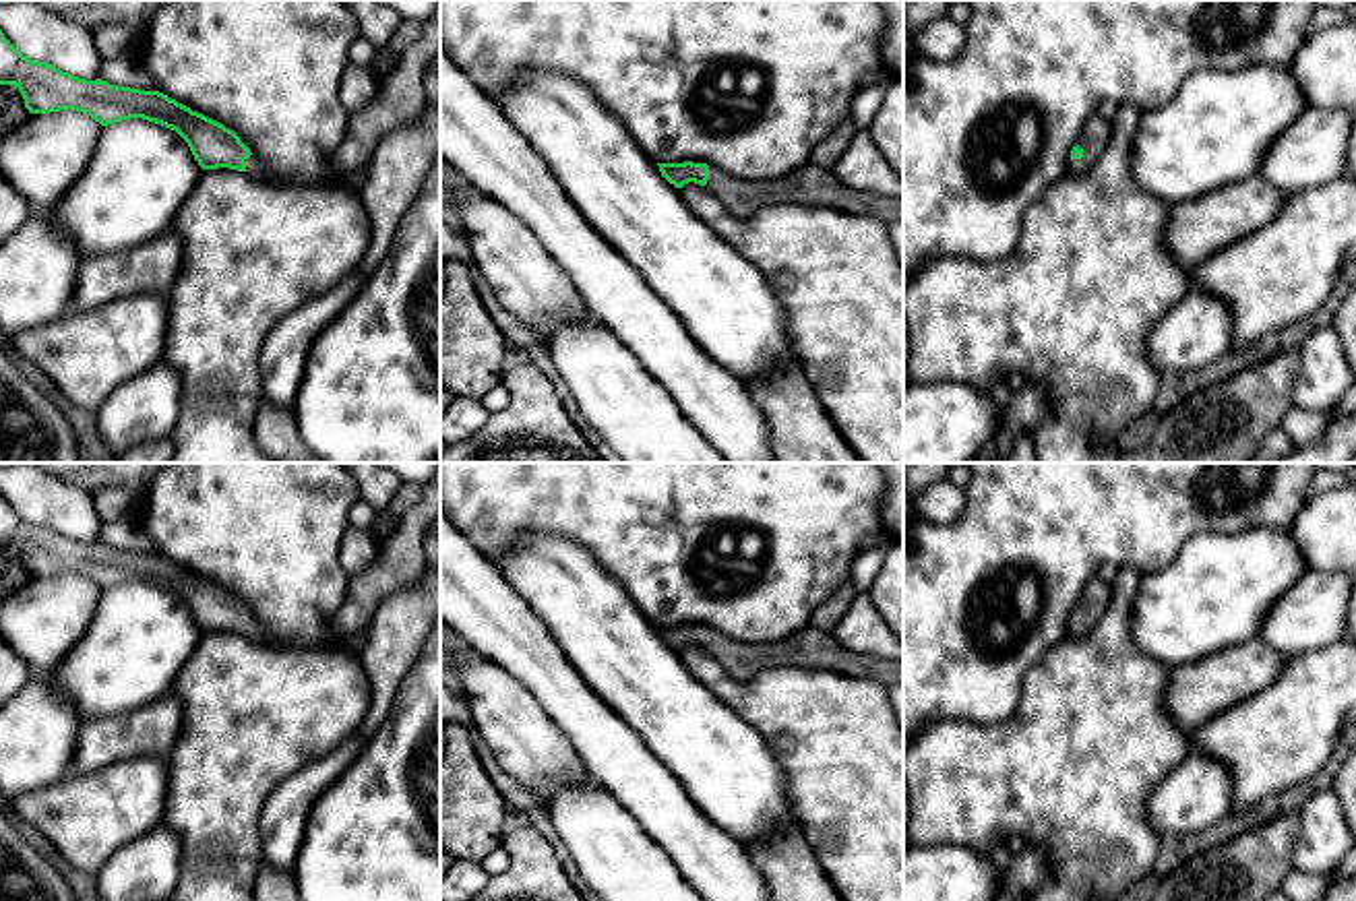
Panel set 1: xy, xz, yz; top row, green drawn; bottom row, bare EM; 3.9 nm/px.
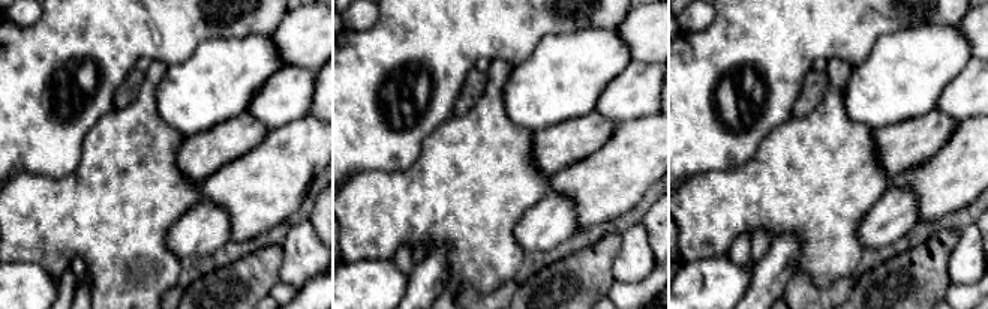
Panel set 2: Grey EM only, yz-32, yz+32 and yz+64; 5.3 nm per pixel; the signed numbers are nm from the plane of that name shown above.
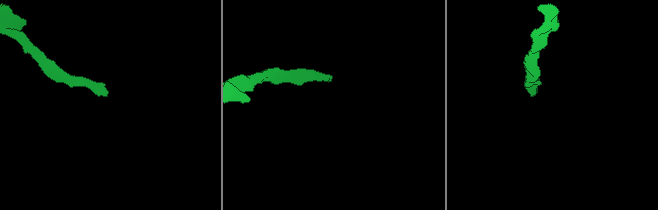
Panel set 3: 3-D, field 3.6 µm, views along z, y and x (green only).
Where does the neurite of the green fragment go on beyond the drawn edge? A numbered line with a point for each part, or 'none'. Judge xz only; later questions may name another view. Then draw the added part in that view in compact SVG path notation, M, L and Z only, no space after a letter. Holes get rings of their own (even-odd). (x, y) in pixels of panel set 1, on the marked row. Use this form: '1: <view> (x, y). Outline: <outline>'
1: xz (815, 187). Outline: M806 163L783 178L767 182L765 192L761 190L759 182L746 182L709 165L705 190L717 196L728 213L738 219L748 219L767 205L790 203L829 207L833 211L848 211L860 217L876 217L887 225L903 223L903 196L881 196L854 190L841 184L833 169L812 163Z

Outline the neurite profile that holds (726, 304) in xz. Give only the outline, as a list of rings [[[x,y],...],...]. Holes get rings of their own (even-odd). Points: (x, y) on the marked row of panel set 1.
[[[527,68],[492,99],[709,360],[742,382],[800,370],[788,312],[767,277],[684,205],[591,89]]]

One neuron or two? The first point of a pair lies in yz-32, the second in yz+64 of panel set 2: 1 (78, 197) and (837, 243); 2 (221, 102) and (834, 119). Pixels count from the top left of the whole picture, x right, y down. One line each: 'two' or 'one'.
1: one
2: two

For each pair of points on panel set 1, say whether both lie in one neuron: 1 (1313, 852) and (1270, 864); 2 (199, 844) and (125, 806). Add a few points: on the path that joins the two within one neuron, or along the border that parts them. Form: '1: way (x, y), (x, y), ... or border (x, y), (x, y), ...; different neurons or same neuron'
1: border (1299, 815), (1299, 833), (1290, 850), (1292, 868); different neurons
2: border (170, 775), (164, 819), (160, 823); different neurons

